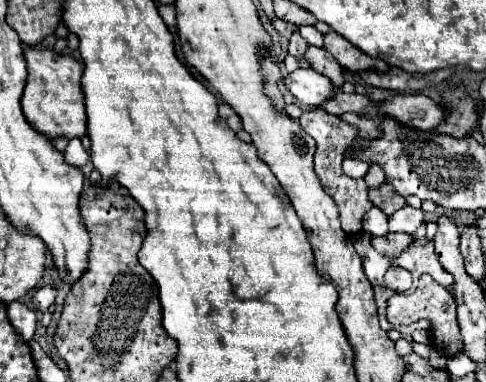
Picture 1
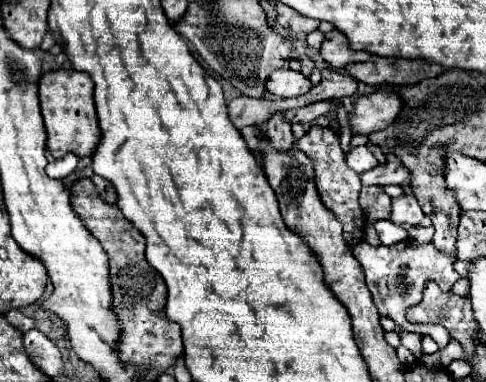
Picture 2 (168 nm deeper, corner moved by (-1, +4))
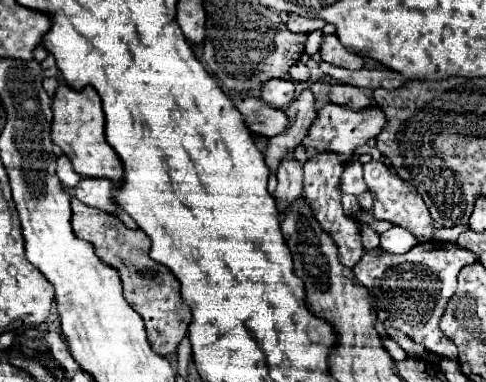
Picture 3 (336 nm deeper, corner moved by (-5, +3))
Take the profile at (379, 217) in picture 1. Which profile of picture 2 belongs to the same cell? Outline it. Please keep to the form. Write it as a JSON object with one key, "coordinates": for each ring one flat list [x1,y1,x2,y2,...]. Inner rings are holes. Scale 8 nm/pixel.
{"coordinates":[[379,220,373,224,373,228,377,230,377,236,383,246,391,246,391,244,397,244,397,242,409,238,409,232,401,226,393,226,391,220]]}

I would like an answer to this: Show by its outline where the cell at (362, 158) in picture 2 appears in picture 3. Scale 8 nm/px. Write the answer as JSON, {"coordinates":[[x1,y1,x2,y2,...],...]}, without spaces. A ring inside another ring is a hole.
{"coordinates":[[369,161,363,165,363,177,365,183,369,185,369,189,375,193,375,203,373,203,373,217,375,219,383,219,383,221,391,221,399,227,409,229,419,241,431,241,433,237,433,225,431,225,431,215,427,211,427,205,423,203,421,195,413,189,411,183,405,183,403,179,399,179,397,175,393,175,389,171,389,167,383,161]]}

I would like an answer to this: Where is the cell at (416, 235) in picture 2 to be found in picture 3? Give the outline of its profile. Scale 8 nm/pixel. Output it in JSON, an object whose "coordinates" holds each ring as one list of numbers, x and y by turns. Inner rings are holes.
{"coordinates":[[469,224,456,225,452,228,443,227,436,229,434,233,434,242,437,241,439,243,456,243,458,236,467,229,470,229]]}

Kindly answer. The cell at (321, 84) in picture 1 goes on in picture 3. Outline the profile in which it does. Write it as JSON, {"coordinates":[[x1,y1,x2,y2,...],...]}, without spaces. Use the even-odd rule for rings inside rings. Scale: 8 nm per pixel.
{"coordinates":[[269,79,261,87,261,97,263,97,263,101,267,101,273,107,283,107,289,101,293,101,295,85,297,83,291,79]]}

